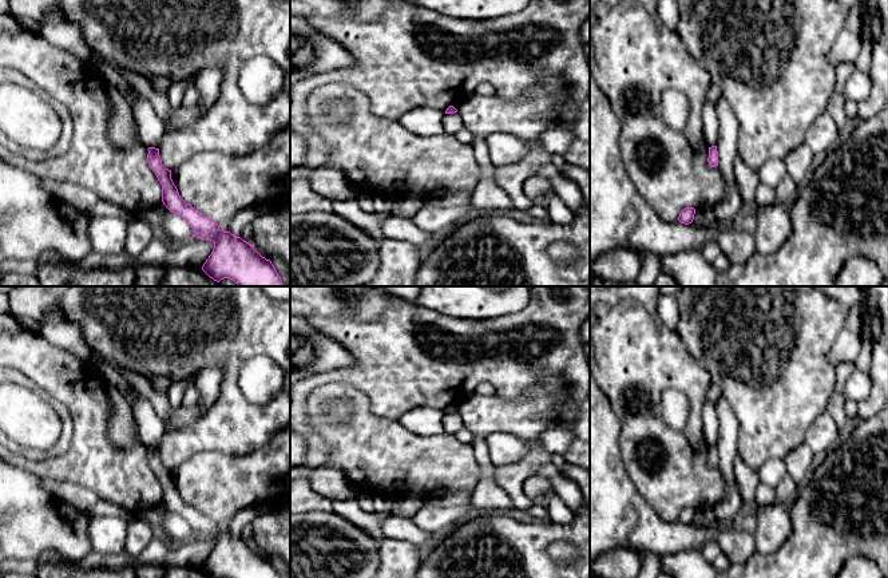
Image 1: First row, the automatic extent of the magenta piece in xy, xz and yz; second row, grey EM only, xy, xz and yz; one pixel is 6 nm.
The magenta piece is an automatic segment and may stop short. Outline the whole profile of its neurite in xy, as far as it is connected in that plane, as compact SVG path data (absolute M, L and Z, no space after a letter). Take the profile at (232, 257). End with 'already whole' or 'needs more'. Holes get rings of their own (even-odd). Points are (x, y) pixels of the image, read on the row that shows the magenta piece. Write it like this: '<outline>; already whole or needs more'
M134 87L124 96L132 110L139 138L147 147L147 162L162 185L162 202L174 214L182 215L197 238L214 242L214 249L202 270L214 281L233 280L238 286L284 286L274 265L262 257L251 244L223 231L190 203L186 203L171 179L171 170L162 165L159 144L167 132L164 122L151 103Z; needs more

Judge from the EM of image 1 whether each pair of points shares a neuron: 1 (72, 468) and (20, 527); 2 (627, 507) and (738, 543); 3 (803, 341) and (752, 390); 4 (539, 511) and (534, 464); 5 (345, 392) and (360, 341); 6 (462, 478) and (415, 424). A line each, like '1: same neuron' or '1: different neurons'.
1: different neurons
2: same neuron
3: same neuron
4: different neurons
5: different neurons
6: different neurons

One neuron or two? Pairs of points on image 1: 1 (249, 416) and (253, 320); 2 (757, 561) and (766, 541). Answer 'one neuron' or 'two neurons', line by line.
1: one neuron
2: two neurons

